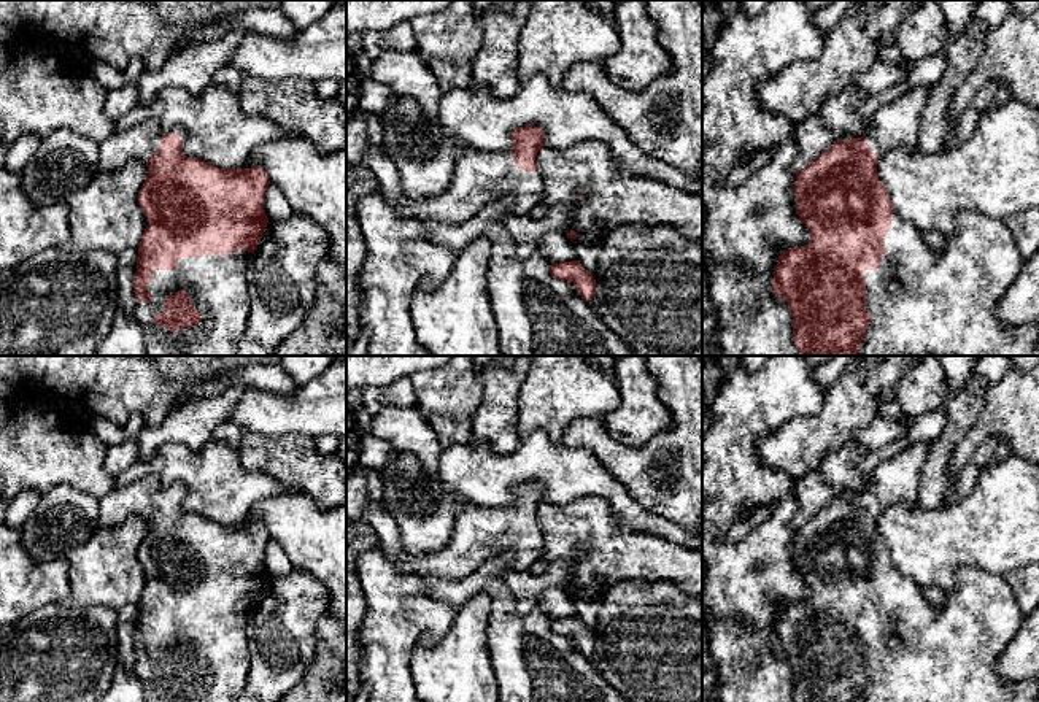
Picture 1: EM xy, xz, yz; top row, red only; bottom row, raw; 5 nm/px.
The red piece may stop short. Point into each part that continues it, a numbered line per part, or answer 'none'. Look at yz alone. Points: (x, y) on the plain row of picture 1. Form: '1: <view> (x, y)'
1: yz (896, 480)
2: yz (917, 653)

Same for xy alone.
1: xy (137, 499)
2: xy (218, 645)

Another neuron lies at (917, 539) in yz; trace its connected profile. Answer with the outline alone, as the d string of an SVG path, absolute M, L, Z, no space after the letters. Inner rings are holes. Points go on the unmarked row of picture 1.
M1010 456L988 465L964 499L934 510L901 502L879 515L877 530L894 567L921 589L937 586L948 592L960 567L1006 577L1012 570L1039 564L1039 465Z

